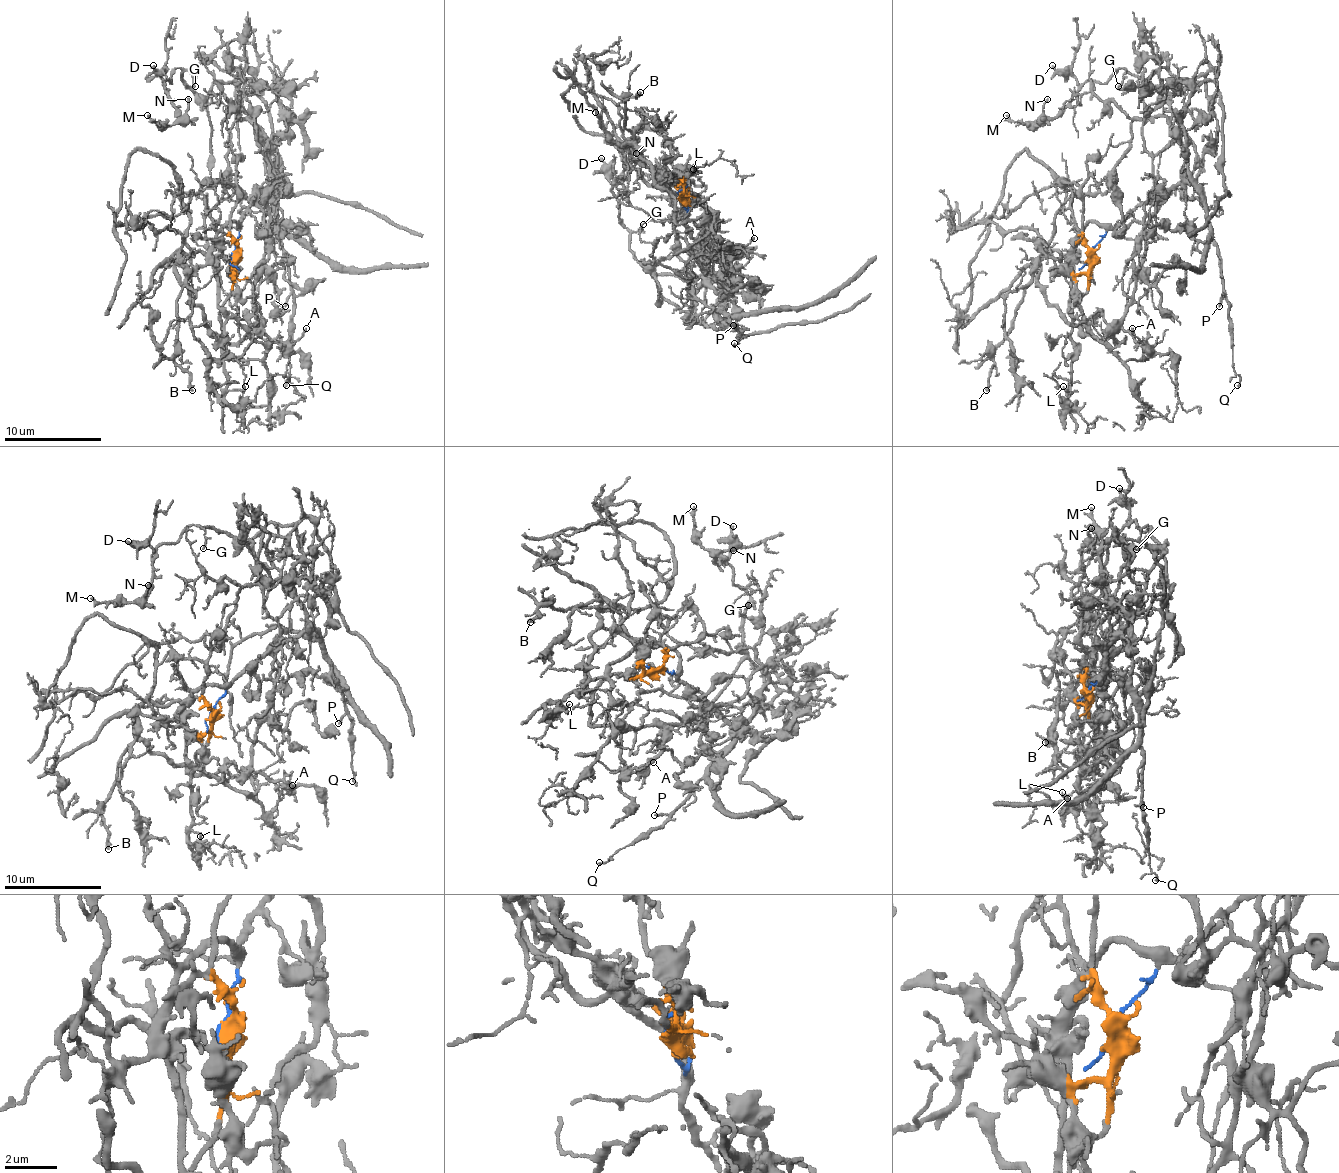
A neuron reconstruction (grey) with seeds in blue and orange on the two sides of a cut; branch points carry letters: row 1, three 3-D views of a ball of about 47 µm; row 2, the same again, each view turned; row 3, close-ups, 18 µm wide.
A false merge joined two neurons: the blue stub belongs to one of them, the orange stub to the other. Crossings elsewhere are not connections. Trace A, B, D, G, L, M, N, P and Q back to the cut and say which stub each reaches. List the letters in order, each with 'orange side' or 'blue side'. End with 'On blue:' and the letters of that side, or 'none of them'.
A: orange side
B: orange side
D: blue side
G: blue side
L: orange side
M: blue side
N: blue side
P: blue side
Q: blue side
On blue: D, G, M, N, P, Q

